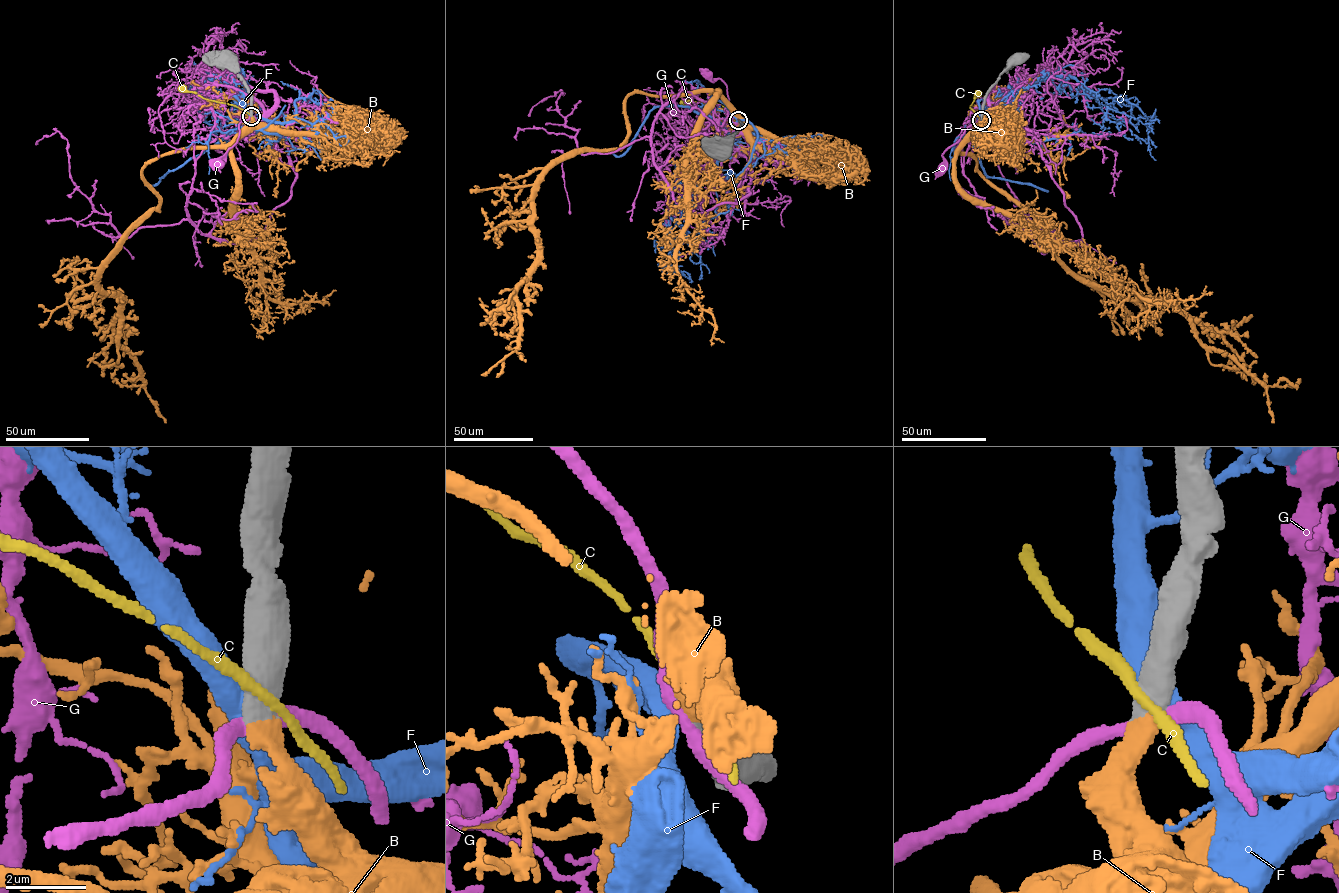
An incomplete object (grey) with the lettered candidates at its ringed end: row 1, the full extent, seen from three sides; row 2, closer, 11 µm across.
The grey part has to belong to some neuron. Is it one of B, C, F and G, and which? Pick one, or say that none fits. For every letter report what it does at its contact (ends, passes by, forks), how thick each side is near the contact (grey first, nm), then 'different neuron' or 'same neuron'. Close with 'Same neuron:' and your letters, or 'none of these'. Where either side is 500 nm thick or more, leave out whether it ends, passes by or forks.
B: 600/550 nm | same neuron
C: 800/240 nm | different neuron
F: 800/550 nm | different neuron
G: 650/360 nm | different neuron
Same neuron: B

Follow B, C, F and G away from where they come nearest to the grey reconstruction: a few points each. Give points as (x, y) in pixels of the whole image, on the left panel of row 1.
B: (251, 115), (226, 146), (142, 170), (161, 203), (98, 280), (120, 299), (119, 344), (143, 384), (112, 382)
C: (251, 115), (234, 105), (206, 99), (183, 88)
F: (250, 115), (230, 80), (203, 75), (200, 96), (210, 103), (225, 160)
G: (250, 116), (239, 124), (236, 143), (218, 165)

